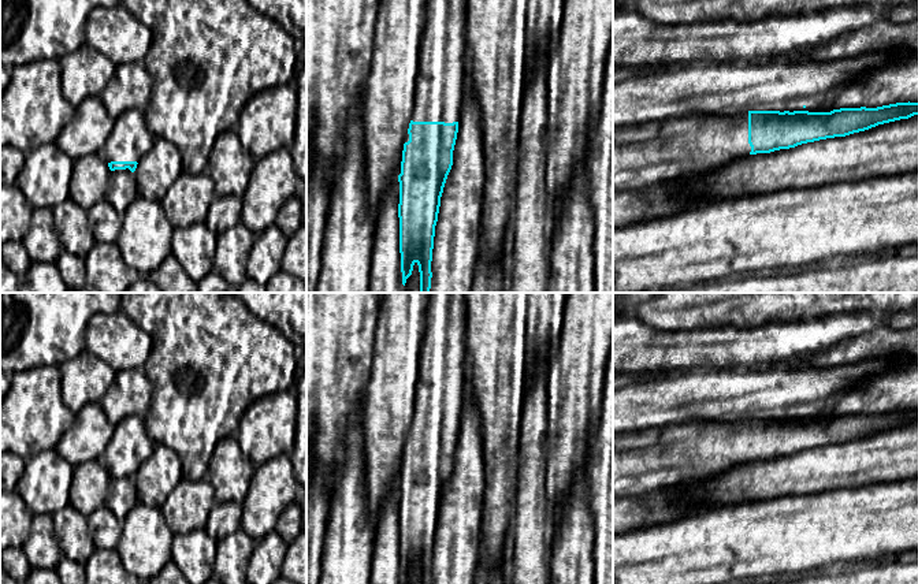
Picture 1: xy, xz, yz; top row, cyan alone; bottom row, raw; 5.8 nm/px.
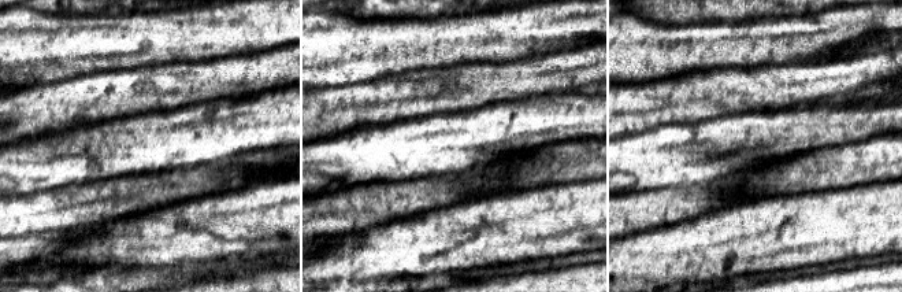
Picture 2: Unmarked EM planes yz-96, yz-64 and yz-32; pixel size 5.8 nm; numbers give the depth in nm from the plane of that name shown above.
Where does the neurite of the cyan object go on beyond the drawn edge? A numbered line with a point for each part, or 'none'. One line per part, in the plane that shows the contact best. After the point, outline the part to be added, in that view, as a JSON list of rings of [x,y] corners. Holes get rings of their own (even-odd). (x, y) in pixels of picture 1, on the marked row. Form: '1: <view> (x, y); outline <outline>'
1: xz (439, 85); outline [[[427,0],[413,122],[460,120],[465,85],[467,0]]]

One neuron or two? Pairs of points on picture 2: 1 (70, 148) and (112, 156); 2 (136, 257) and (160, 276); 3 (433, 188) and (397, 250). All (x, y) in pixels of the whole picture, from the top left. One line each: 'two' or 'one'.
1: one
2: two
3: two

